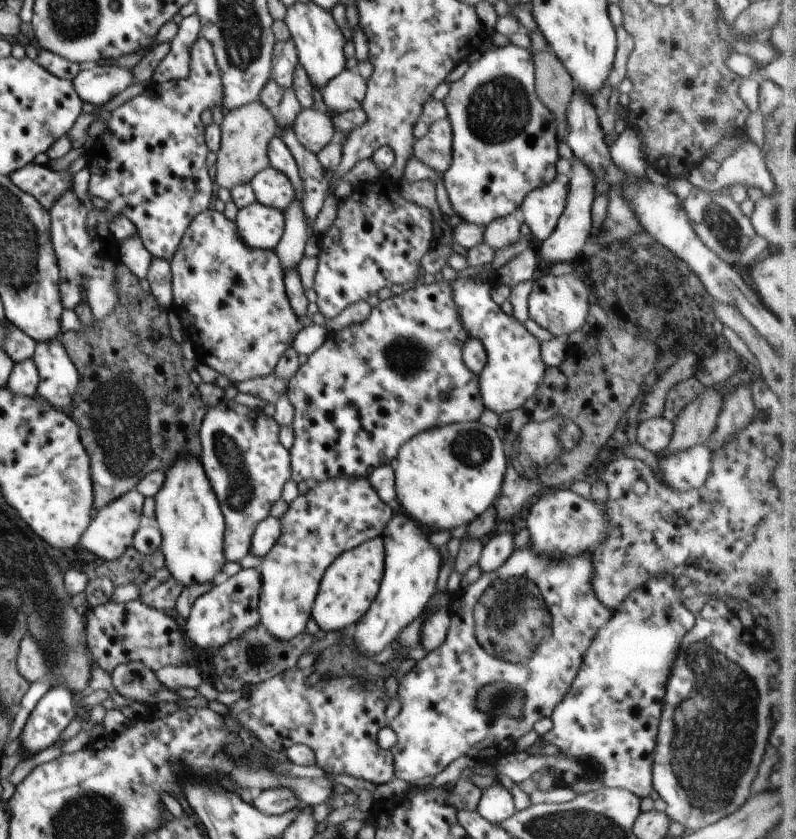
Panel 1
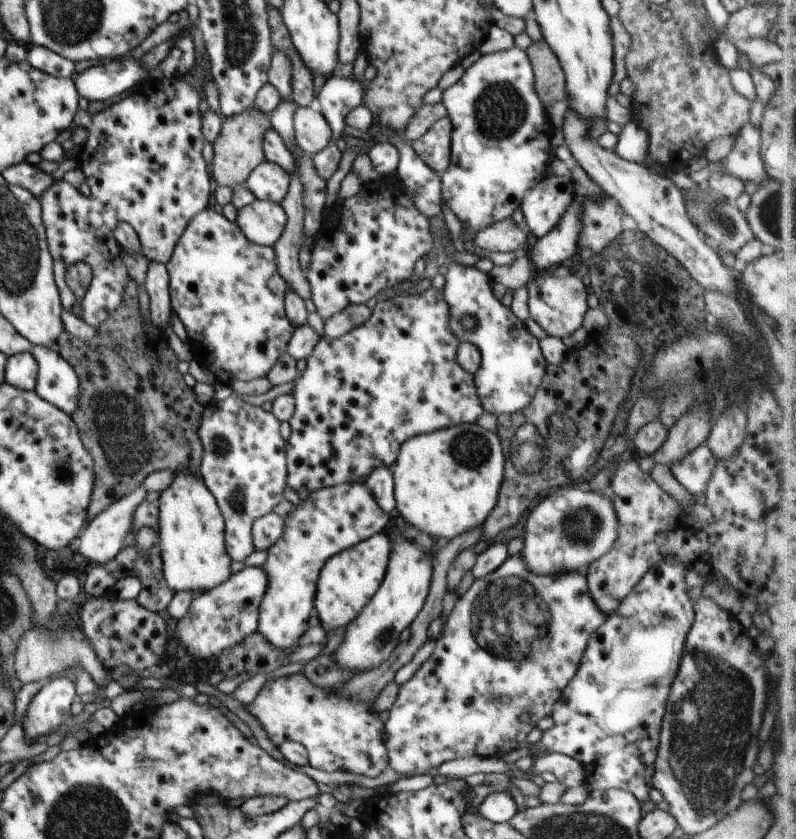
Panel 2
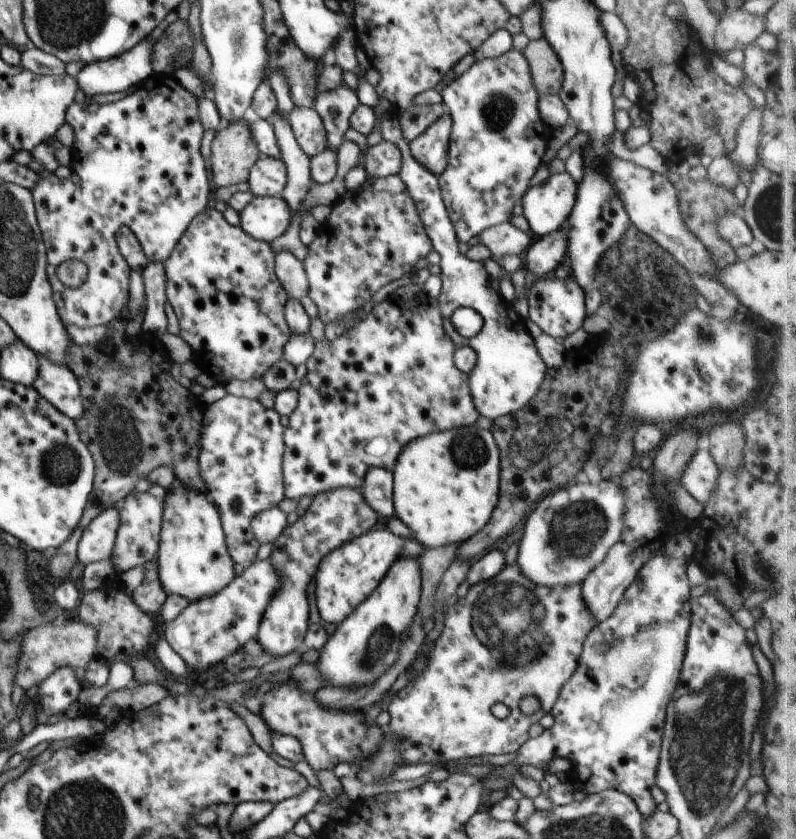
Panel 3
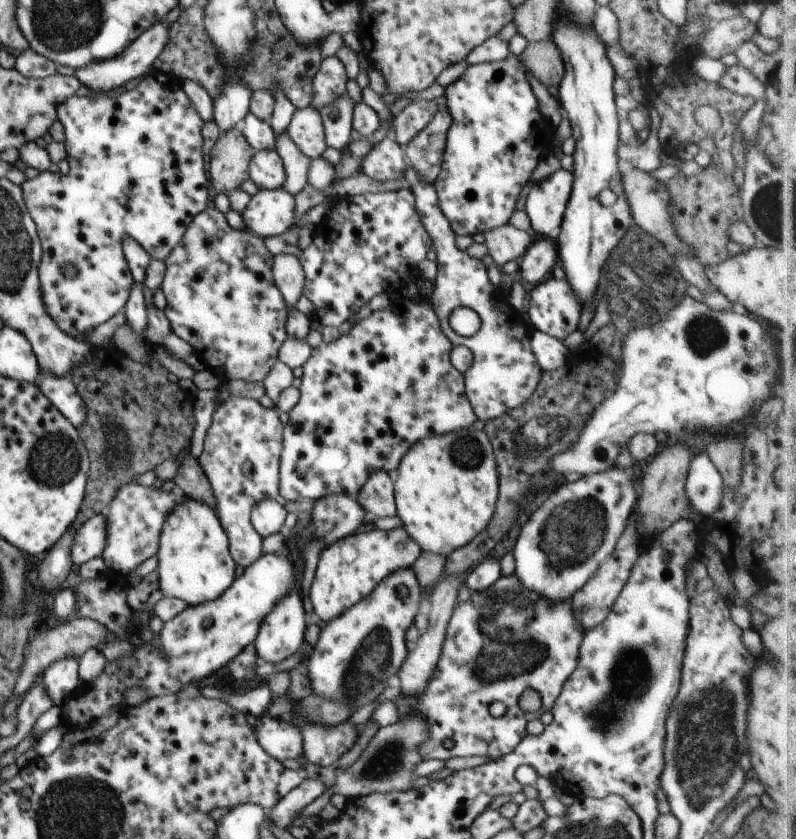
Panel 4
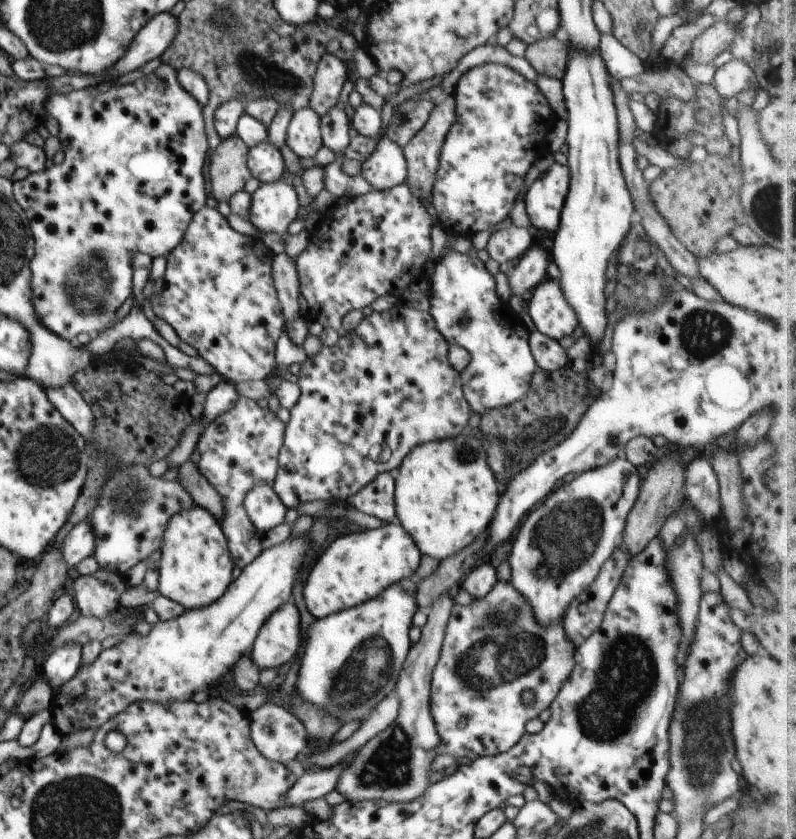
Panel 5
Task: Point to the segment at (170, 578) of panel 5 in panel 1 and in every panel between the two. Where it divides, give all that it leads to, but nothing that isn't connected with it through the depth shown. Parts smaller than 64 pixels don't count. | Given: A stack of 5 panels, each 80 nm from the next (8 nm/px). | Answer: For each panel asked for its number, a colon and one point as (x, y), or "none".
1: (188, 515)
2: (191, 528)
3: (193, 561)
4: (194, 563)

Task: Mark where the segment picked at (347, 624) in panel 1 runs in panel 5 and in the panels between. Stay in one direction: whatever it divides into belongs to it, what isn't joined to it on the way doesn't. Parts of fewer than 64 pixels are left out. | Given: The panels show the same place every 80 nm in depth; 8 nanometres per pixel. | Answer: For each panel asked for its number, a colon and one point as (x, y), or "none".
2: (348, 580)
3: (348, 575)
4: (349, 570)
5: (356, 567)

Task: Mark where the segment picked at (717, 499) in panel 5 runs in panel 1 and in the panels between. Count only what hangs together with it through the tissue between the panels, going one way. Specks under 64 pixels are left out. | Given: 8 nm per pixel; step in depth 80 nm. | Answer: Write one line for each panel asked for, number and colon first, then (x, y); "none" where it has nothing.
1: (686, 470)
2: (694, 471)
3: (699, 478)
4: (704, 485)

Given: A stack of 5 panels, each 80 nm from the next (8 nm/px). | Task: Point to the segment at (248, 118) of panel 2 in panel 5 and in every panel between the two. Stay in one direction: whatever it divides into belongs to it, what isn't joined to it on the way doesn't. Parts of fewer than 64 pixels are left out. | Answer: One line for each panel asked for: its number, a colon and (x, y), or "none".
3: (233, 150)
4: (230, 157)
5: (229, 172)

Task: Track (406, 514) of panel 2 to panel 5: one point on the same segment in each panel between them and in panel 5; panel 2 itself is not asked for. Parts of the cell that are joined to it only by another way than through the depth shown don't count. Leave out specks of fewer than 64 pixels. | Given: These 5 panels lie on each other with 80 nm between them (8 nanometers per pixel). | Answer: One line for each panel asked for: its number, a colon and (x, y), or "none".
3: (445, 485)
4: (446, 486)
5: (446, 494)

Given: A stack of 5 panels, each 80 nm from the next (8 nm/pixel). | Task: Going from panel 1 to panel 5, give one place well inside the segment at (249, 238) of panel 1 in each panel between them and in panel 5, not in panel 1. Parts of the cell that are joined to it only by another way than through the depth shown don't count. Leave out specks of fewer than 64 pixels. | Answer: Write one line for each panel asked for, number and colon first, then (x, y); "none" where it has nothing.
2: (262, 222)
3: (264, 218)
4: (269, 213)
5: (274, 206)

